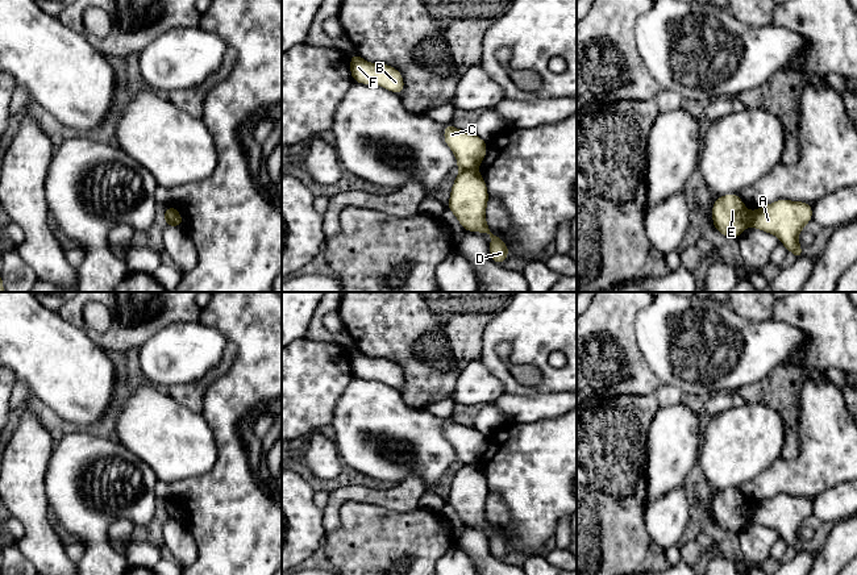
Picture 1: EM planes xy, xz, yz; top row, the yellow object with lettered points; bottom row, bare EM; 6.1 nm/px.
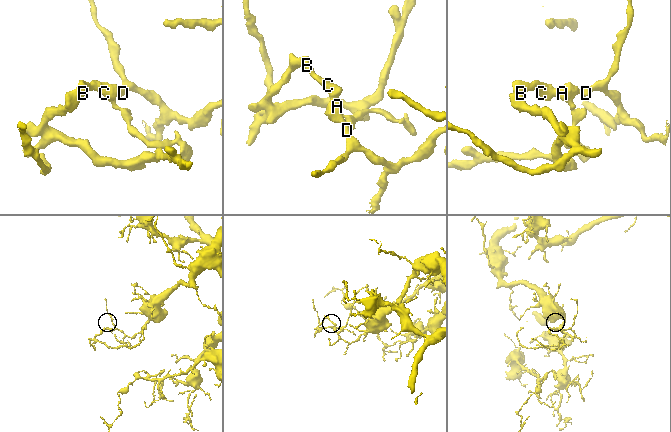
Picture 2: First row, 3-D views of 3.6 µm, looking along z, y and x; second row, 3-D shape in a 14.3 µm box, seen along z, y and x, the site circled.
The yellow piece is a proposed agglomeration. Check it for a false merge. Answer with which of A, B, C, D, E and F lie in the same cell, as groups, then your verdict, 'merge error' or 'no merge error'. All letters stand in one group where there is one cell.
groups A D / B C E F; merge error

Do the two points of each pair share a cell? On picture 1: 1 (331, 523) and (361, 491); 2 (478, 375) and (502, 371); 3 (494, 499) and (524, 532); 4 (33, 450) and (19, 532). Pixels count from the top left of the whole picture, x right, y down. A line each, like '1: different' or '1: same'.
1: same
2: different
3: different
4: different

